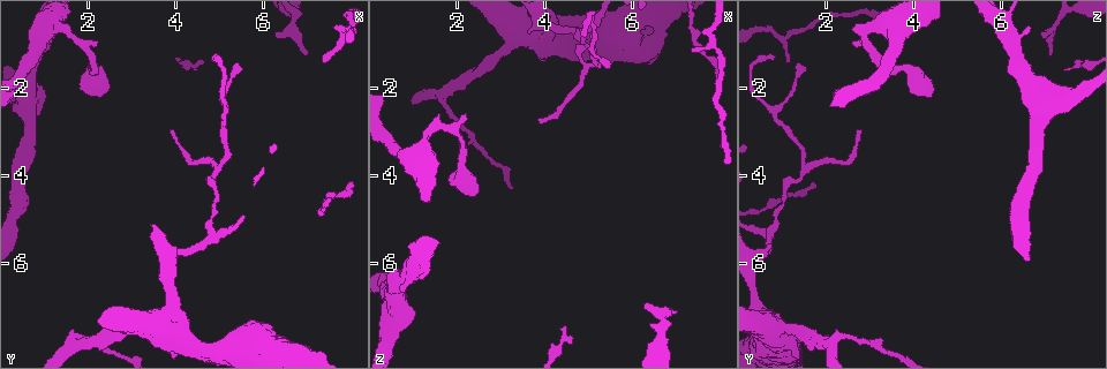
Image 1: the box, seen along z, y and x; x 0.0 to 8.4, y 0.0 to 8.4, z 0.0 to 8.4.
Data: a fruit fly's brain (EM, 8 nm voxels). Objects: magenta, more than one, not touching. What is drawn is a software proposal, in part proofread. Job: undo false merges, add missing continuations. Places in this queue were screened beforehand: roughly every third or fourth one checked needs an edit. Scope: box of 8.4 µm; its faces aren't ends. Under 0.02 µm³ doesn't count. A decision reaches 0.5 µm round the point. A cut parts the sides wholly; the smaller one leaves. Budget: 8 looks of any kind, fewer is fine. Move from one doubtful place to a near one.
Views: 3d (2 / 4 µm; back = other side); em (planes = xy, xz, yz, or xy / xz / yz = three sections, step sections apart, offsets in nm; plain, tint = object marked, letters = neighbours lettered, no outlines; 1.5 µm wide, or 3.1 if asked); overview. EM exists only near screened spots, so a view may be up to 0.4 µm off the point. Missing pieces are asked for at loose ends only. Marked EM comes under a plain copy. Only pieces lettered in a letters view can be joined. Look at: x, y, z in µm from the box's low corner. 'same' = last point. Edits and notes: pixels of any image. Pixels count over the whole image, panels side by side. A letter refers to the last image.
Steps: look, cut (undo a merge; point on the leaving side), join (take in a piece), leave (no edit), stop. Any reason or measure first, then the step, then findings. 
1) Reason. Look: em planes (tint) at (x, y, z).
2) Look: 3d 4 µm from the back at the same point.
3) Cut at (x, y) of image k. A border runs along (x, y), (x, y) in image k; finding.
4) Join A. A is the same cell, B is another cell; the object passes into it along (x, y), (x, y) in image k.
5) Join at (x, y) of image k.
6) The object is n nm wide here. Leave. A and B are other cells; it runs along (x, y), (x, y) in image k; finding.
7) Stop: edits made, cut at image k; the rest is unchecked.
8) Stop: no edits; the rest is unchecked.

Thick turns thin. Look: em planes (tint) at (2.20, 1.60, 3.55).

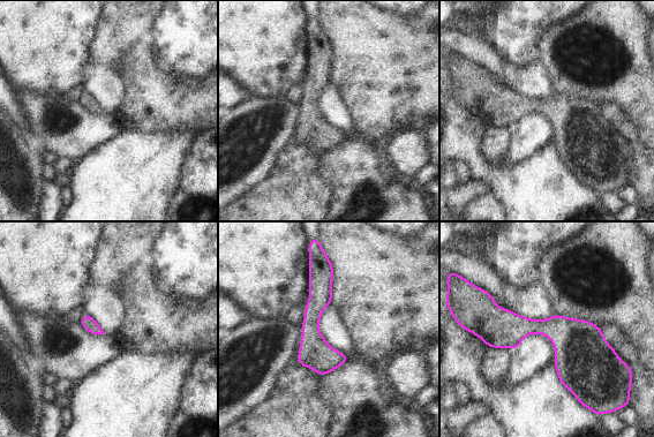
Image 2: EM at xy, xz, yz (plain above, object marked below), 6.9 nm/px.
What lies round it. Look: em planes (letters) at the same point.

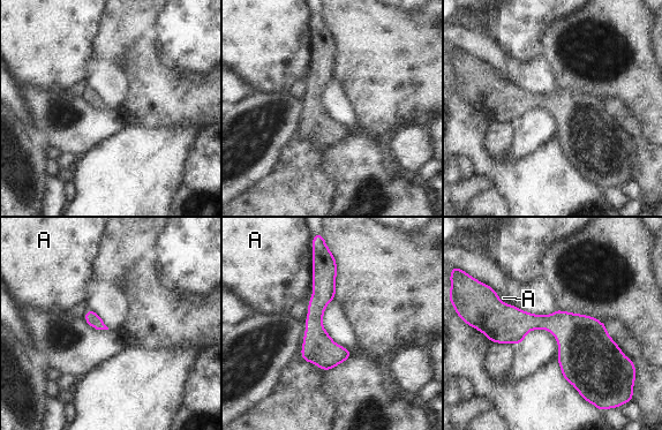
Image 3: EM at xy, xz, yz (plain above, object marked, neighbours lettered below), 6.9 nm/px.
Leave. A is another cell; it runs along (452, 299), (498, 322), (581, 321) in image 3; one neuron here.

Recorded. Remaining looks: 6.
Calibre changes. Look: em planes (tint) at (4.80, 5.40, 0.75).

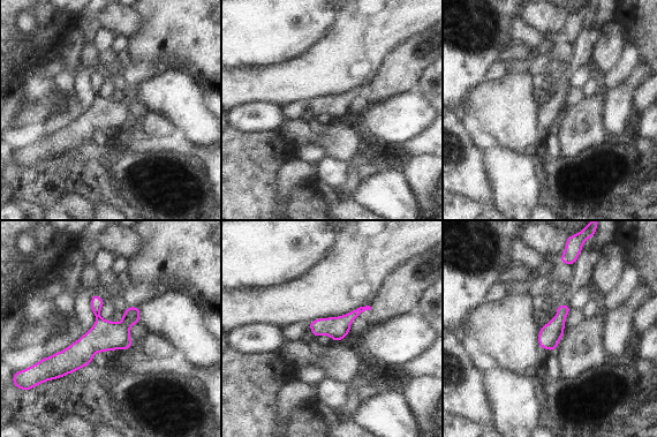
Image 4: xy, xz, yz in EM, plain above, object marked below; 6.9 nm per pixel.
Look: em planes (letters) at the same point.

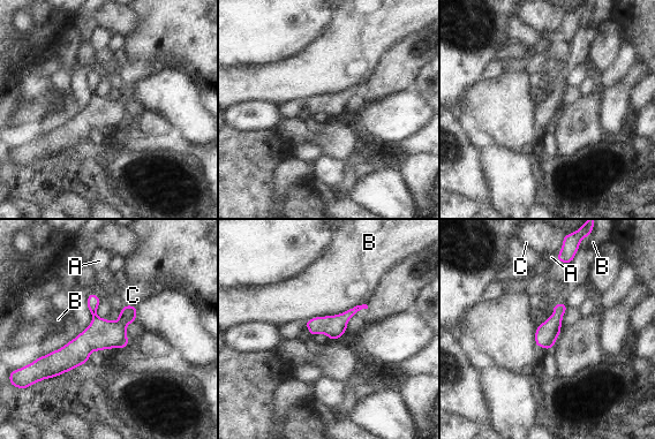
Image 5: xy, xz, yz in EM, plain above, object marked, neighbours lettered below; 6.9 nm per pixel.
The object is 160 nm wide here. Leave. A, B and C are other cells; it runs along (134, 308), (108, 334), (40, 363) in image 5; all the same neuron.

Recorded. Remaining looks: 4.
An open end. Look: em planes (letters) at (6.20, 0.90, 7.00).

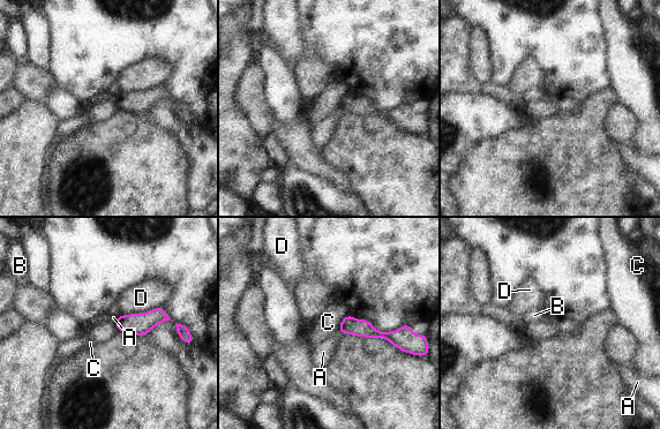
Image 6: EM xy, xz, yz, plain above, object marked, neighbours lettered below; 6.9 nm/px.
Leave. A, B, C and D are other cells; a border runs along (347, 314), (337, 330) in image 6; no lettered piece goes on from it.

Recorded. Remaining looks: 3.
Stop: no edits; the rest is unchecked.

